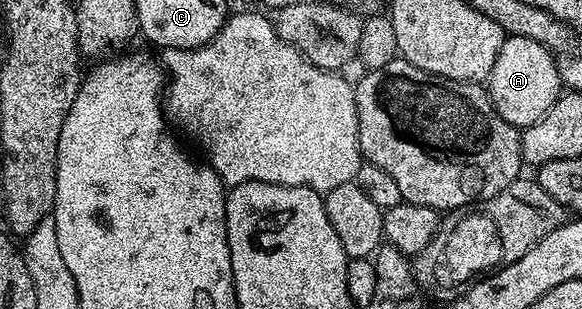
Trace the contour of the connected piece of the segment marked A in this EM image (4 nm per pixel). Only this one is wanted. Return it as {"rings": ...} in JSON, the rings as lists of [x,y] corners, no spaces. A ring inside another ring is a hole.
{"rings":[[[508,36],[500,46],[500,56],[492,64],[488,79],[490,103],[508,124],[525,128],[536,124],[563,93],[562,77],[558,71],[555,55],[544,44],[536,44],[528,36]]]}

